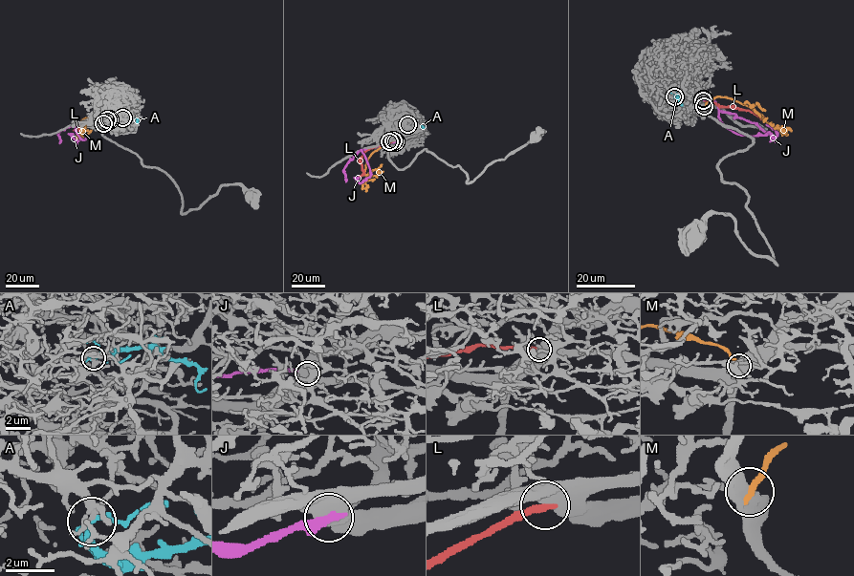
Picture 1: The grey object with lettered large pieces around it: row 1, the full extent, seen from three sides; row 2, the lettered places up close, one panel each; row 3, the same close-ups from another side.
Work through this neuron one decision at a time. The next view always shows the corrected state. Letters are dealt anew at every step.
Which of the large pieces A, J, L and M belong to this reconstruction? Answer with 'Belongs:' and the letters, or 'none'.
Belongs: A

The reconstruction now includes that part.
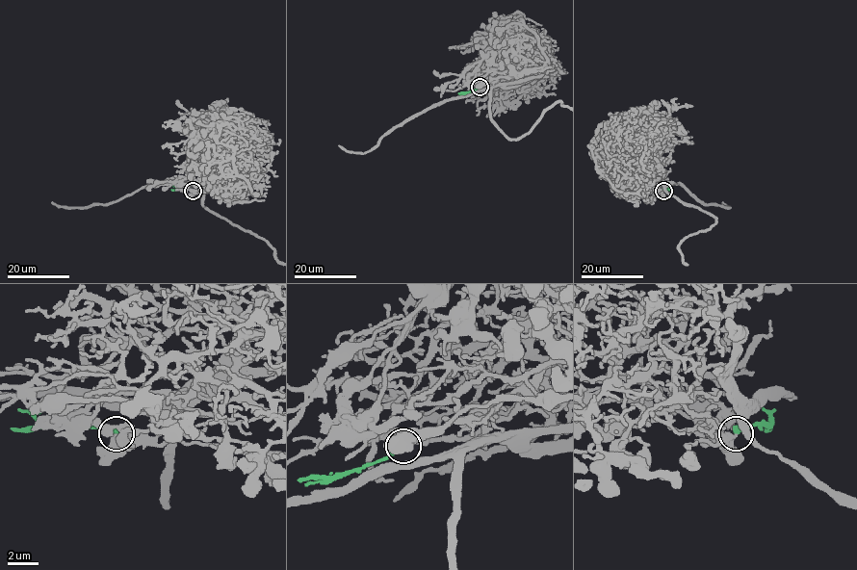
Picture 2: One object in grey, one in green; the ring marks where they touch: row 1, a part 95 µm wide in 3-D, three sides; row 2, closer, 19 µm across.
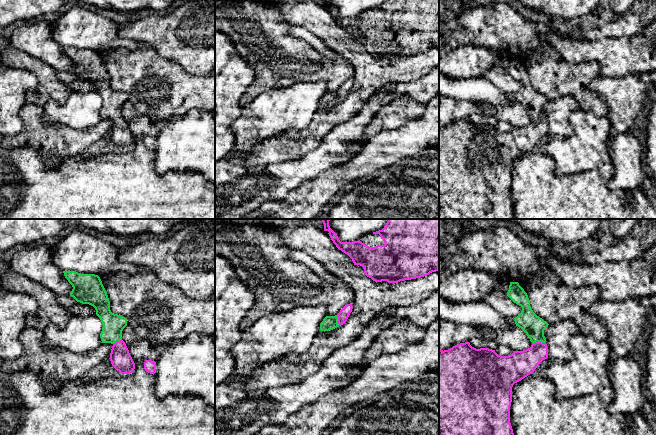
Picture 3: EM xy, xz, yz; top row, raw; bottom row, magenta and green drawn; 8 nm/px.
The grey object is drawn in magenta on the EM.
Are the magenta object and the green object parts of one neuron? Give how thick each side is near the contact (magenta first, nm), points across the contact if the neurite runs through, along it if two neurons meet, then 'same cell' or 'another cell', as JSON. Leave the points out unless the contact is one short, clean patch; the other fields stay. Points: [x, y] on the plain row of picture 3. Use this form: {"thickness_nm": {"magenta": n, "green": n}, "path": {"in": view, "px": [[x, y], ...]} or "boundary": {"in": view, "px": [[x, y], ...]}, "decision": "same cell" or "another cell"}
{"thickness_nm": {"magenta": 220, "green": 170}, "path": {"in": "yz", "px": [[518, 141], [538, 118], [534, 102]]}, "decision": "same cell"}

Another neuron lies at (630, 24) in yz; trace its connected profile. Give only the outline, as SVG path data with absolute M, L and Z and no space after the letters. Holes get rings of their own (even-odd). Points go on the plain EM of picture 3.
M627 12L618 16L608 24L599 26L601 36L603 37L629 37L634 39L643 31L645 23L642 15L639 13Z

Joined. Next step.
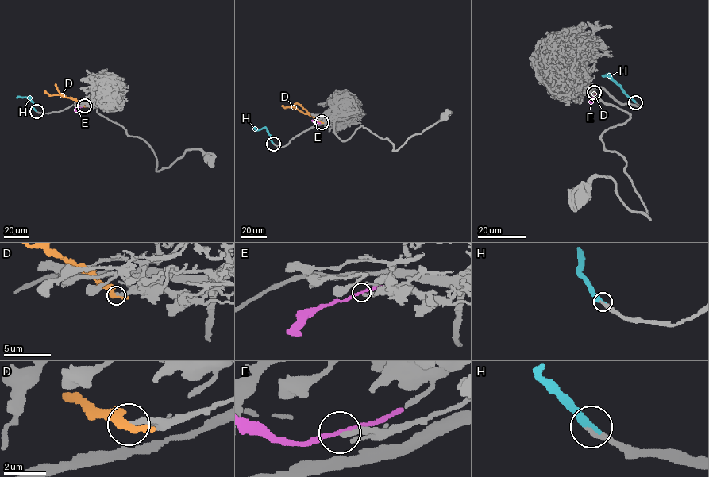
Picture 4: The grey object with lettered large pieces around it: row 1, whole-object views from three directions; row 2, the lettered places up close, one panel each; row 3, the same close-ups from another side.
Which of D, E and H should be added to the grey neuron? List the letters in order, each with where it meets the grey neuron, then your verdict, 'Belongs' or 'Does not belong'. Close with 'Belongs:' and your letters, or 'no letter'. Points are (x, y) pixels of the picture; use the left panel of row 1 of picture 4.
D: Touches grey at (84, 106). Does not belong
E: Touches grey at (84, 105). Belongs
H: Touches grey at (36, 111). Belongs
Belongs: E, H

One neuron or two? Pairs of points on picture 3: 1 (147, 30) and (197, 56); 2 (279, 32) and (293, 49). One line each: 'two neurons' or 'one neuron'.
1: one neuron
2: one neuron

